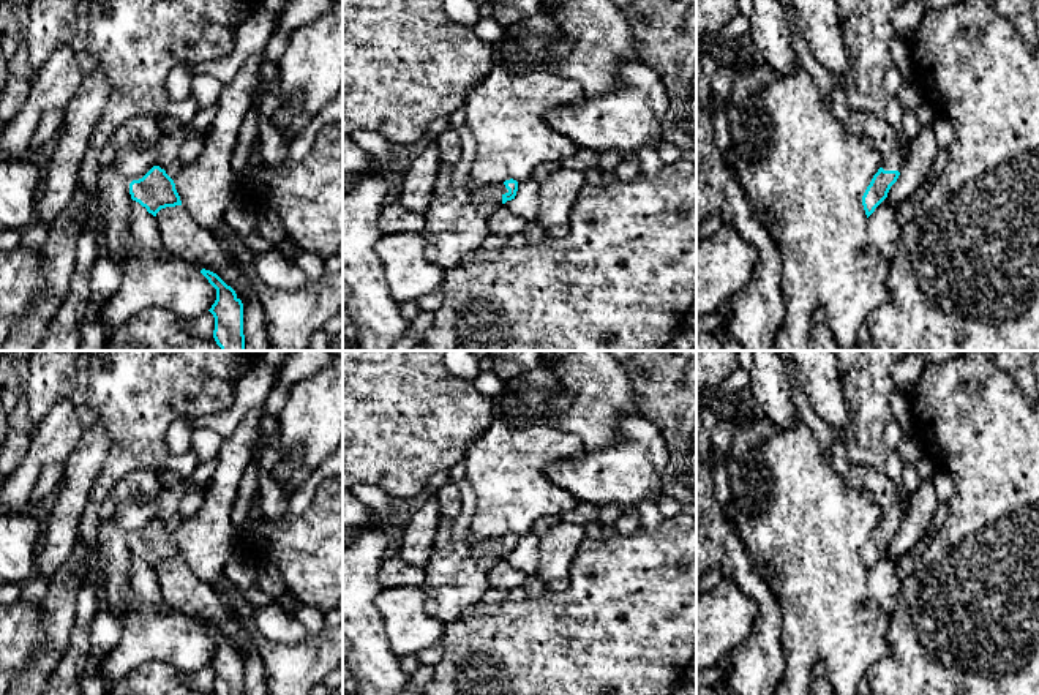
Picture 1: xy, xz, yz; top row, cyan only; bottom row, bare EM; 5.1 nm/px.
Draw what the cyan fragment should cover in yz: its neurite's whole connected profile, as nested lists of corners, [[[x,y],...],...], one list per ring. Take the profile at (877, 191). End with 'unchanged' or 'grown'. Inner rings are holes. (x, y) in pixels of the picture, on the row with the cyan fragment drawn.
[[[790,0],[778,2],[788,19],[791,46],[799,65],[810,74],[813,84],[829,101],[832,114],[842,122],[846,131],[856,136],[867,134],[875,142],[875,148],[881,155],[883,164],[862,196],[862,205],[868,218],[887,197],[891,186],[900,175],[903,166],[900,144],[894,130],[883,118],[873,114],[851,111],[848,104],[848,90],[842,77],[837,77],[815,58],[808,43],[804,39],[797,27],[796,13],[793,11]]]; grown

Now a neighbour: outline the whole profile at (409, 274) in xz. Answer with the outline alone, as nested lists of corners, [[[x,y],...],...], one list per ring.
[[[420,232],[382,235],[374,251],[384,267],[390,294],[399,303],[418,300],[441,287],[445,269],[425,257]]]

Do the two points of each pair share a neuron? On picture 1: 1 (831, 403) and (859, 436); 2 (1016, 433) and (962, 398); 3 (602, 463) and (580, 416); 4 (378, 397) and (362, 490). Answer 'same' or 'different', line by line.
1: different
2: same
3: different
4: different

